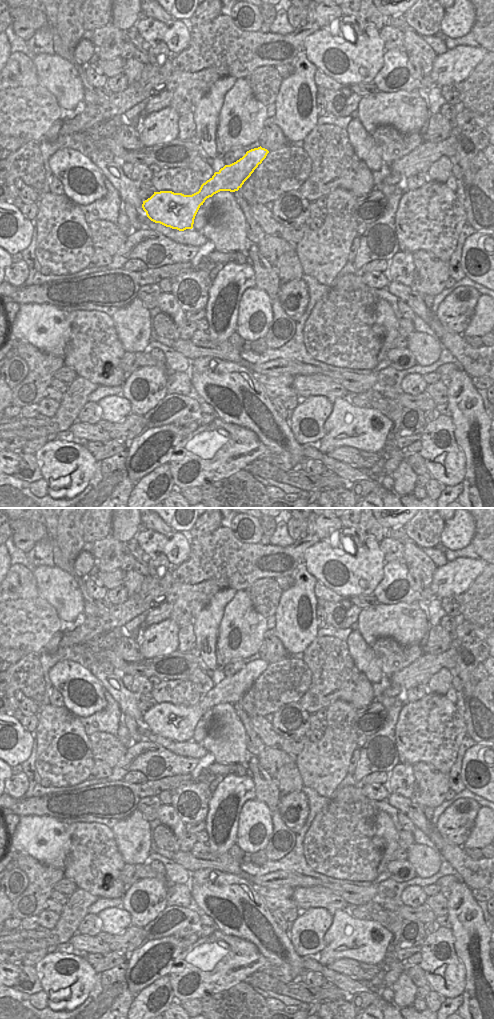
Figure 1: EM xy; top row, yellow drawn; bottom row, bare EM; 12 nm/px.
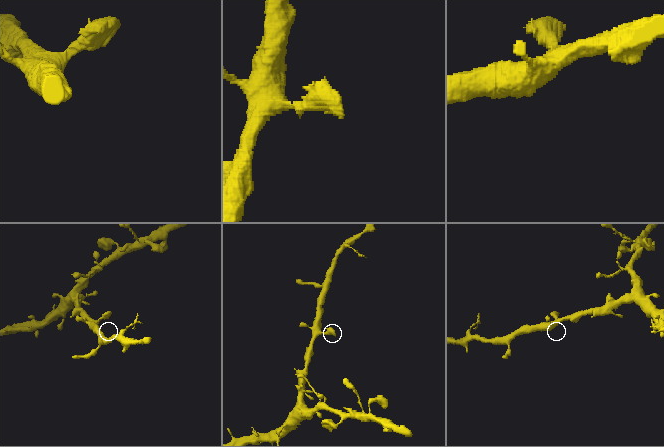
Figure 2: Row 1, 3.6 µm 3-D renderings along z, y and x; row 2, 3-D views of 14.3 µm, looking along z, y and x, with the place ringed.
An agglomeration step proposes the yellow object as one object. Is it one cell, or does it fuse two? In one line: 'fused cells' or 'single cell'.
single cell

